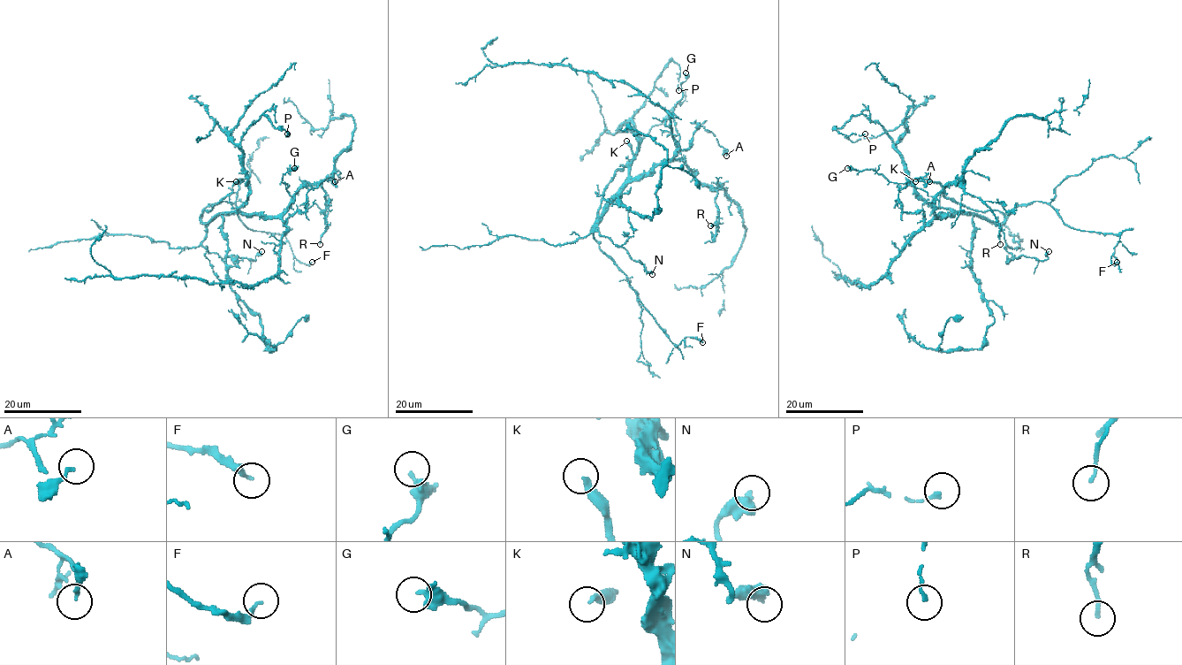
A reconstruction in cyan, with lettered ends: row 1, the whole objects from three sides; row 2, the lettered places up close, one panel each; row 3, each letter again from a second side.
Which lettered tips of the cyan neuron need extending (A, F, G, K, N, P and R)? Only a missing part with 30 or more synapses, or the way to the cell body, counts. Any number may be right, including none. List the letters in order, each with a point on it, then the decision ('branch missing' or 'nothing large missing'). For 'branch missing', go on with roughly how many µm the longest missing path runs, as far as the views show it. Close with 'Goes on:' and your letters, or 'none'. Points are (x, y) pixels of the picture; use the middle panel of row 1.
A: at (726, 156); nothing large missing
F: at (702, 342); nothing large missing
G: at (685, 72); nothing large missing
K: at (626, 141); branch missing; about 50 µm are missing
N: at (652, 274); nothing large missing
P: at (678, 90); nothing large missing
R: at (710, 225); nothing large missing
Goes on: K

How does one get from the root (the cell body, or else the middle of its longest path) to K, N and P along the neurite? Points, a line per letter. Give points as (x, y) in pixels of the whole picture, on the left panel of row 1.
K: (270, 217), (220, 213), (207, 223), (200, 219), (205, 210), (208, 211), (242, 179), (236, 181)
N: (270, 217), (220, 213), (207, 225), (201, 242), (209, 252), (223, 258), (235, 256), (254, 260), (261, 251)
P: (270, 217), (245, 214), (238, 210), (248, 194), (240, 138), (263, 114), (275, 128), (283, 128), (287, 133)

